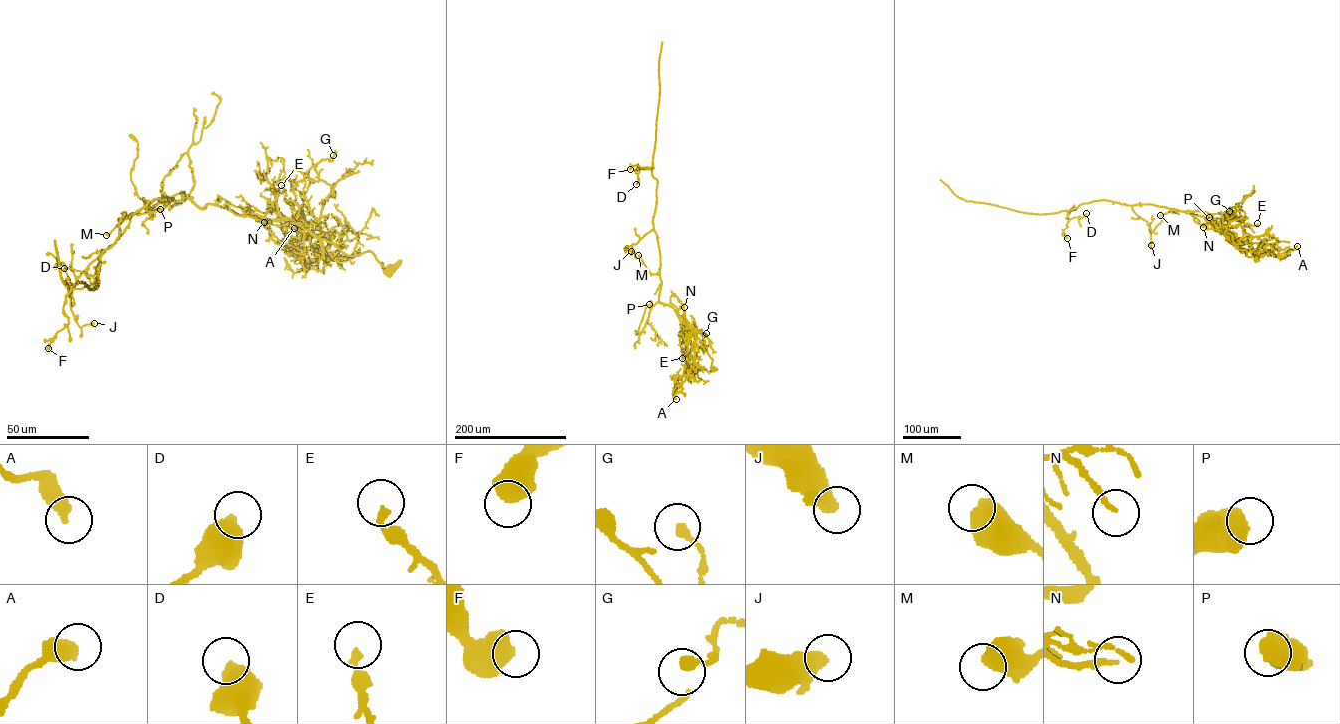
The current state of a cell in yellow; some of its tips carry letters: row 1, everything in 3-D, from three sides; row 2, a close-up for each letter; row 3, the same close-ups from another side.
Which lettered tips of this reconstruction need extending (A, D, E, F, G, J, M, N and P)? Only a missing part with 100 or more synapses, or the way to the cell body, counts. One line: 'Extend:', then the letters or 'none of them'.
Extend: none of them

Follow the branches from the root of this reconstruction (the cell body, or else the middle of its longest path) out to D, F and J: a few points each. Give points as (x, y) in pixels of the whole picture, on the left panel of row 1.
D: (388, 269), (287, 219), (200, 208), (183, 192), (124, 214), (97, 285), (68, 293), (64, 268)
F: (388, 269), (287, 219), (200, 208), (183, 192), (124, 214), (97, 285), (67, 295), (68, 324), (48, 348)
J: (388, 269), (287, 219), (200, 208), (183, 192), (134, 213), (78, 277), (71, 310), (80, 327), (94, 323)

